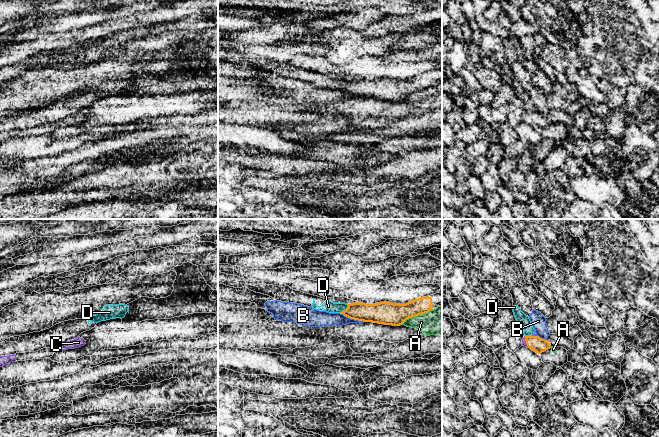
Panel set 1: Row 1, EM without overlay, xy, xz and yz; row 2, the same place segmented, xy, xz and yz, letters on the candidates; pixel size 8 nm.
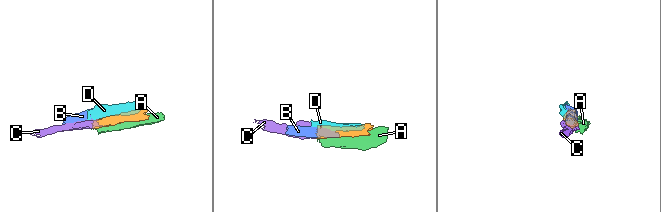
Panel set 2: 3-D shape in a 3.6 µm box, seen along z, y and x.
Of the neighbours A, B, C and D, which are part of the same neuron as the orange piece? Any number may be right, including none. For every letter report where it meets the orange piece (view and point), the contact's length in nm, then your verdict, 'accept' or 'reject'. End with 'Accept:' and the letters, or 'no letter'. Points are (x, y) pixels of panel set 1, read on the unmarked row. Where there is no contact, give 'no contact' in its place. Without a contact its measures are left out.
A: meets orange in xz at (417, 91); contact 300 nm long; reject
B: meets orange in xz at (352, 94); contact 220 nm long; reject
C: meets orange in yz at (526, 118); contact 100 nm long; accept
D: meets orange in xz at (346, 85); contact 100 nm long; reject
Accept: C

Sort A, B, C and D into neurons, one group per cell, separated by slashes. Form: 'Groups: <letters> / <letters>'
Groups: A / B / C / D

